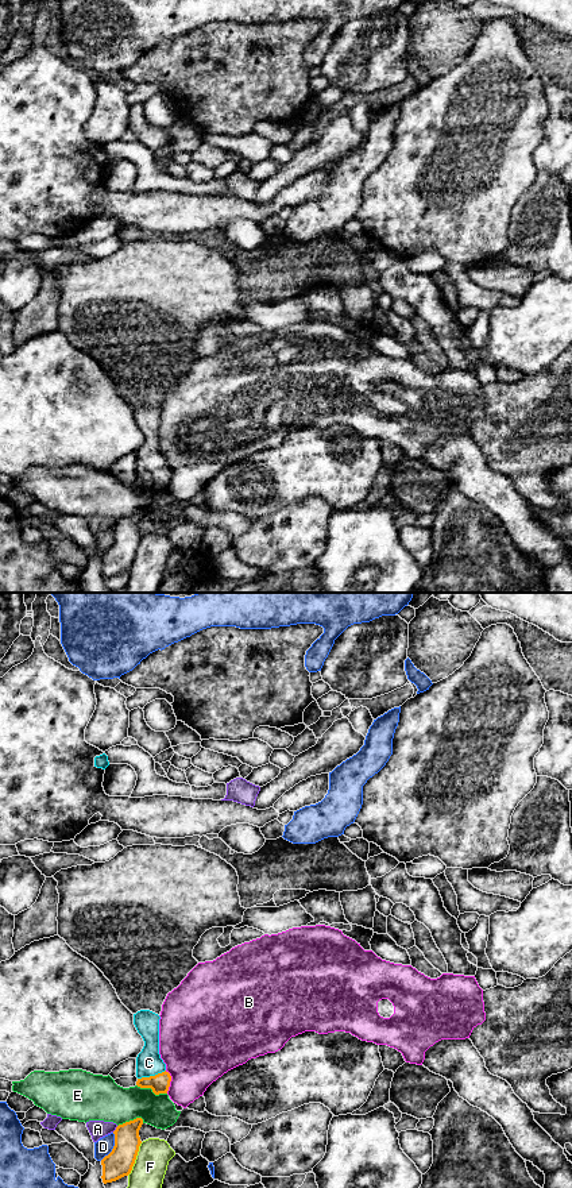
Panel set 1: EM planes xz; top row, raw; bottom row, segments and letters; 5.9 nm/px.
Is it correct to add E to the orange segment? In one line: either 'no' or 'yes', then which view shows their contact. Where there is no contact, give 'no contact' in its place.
no; contact in xz

